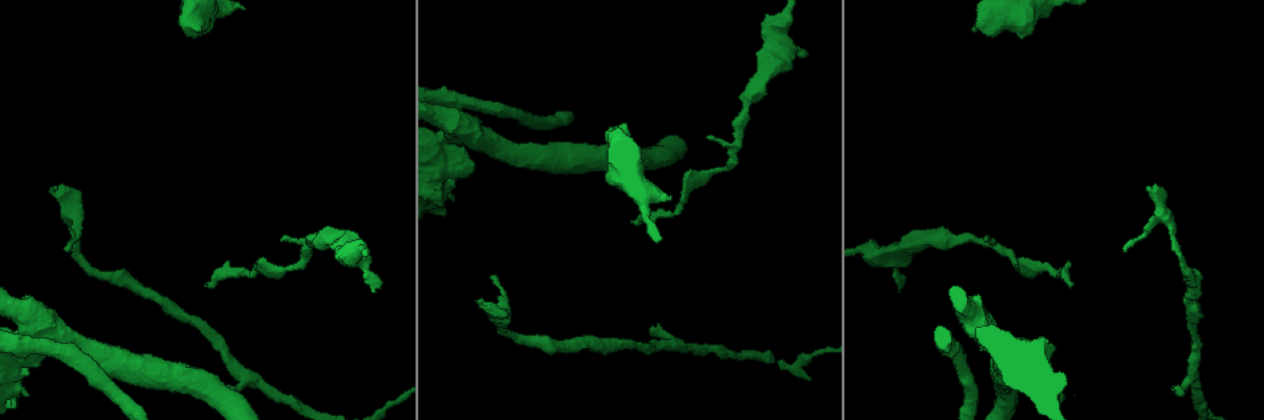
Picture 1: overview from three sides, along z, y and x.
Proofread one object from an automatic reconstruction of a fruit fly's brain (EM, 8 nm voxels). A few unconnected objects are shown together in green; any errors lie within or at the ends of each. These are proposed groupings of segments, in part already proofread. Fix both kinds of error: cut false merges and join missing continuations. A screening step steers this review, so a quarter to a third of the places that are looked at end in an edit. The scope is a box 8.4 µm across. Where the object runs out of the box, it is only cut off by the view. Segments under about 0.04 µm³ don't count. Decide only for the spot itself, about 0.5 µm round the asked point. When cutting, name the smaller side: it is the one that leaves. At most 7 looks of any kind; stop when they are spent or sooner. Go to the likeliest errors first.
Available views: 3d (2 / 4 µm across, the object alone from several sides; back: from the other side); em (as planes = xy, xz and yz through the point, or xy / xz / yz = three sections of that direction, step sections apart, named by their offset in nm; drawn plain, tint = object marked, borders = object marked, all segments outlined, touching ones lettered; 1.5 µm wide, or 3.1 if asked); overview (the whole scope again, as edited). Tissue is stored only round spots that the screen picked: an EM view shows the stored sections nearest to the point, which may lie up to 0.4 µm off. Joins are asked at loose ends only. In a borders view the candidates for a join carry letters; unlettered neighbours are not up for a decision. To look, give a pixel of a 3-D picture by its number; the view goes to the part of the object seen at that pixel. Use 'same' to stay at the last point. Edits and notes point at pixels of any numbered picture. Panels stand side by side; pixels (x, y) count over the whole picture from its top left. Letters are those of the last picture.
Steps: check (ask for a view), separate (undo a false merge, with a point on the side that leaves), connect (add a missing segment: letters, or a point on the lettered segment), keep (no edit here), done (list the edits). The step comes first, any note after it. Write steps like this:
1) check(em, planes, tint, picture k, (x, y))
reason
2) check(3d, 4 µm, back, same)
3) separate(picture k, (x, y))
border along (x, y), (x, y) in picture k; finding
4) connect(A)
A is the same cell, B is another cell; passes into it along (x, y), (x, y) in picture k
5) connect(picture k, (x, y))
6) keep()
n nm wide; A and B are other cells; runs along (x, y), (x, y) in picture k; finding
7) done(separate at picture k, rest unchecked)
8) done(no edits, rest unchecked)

check(3d, 2 µm, picture 1, (32, 332))
side arm on a straight run

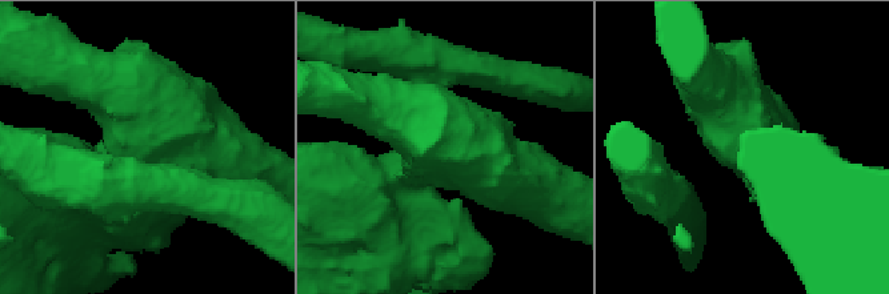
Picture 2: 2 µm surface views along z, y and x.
check(em, planes, borders, picture 2, (140, 139))
3 arms; arms of 380, 420, 500 nm; shape alone is not enough

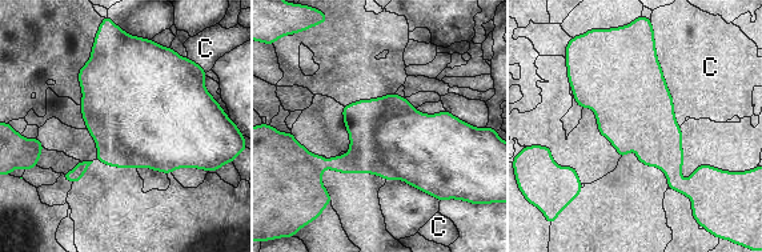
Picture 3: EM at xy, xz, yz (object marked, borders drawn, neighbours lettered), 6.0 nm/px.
separate(picture 3, (669, 139))
C is another cell; border along (678, 126), (658, 130), (656, 164) in picture 3; a second neuron is stuck on

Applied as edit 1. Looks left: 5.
check(overview)

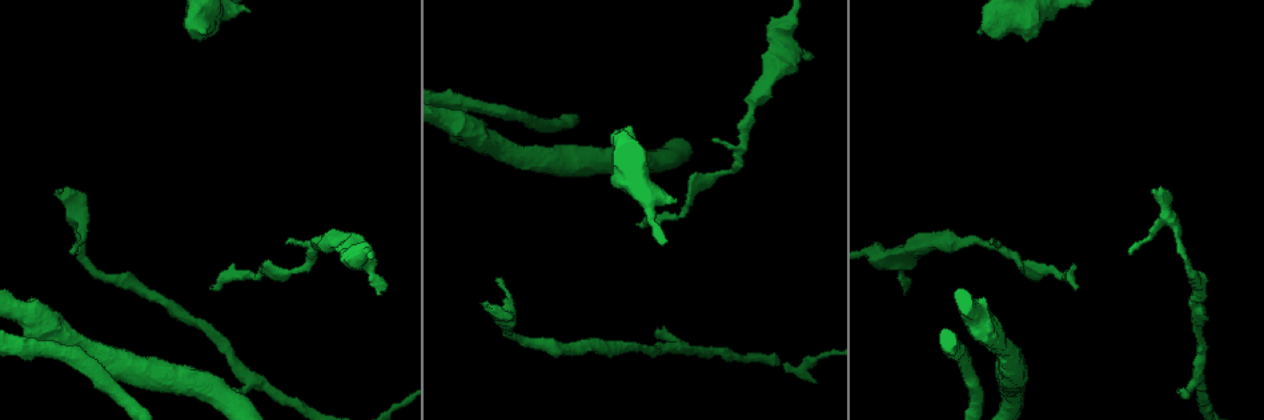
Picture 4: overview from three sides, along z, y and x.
check(em, xy, step 4, borders, picture 4, (1075, 286))
thin end

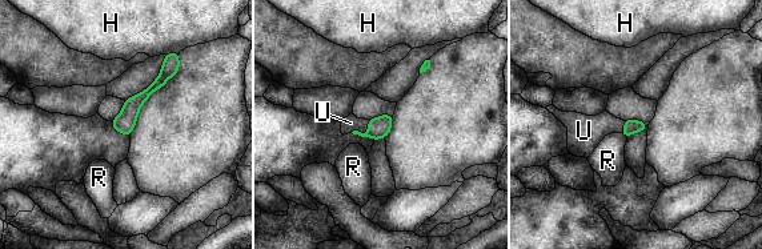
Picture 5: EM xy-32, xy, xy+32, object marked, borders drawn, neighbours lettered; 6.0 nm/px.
connect(U)
U is the same cell, H and R are other cells; the neuron continues

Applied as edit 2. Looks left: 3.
check(overview)
redraw

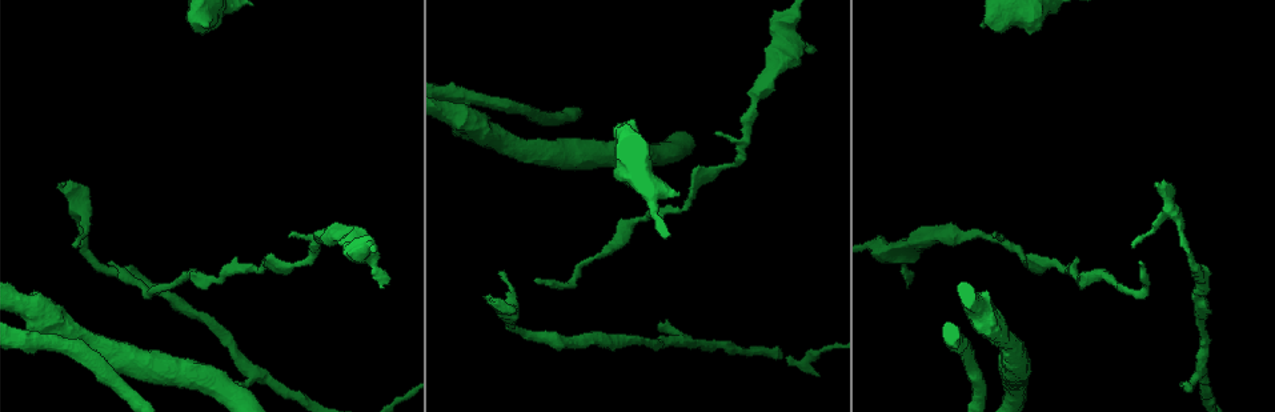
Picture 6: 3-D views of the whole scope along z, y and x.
check(3d, 4 µm, picture 6, (634, 119))
stops while still wide

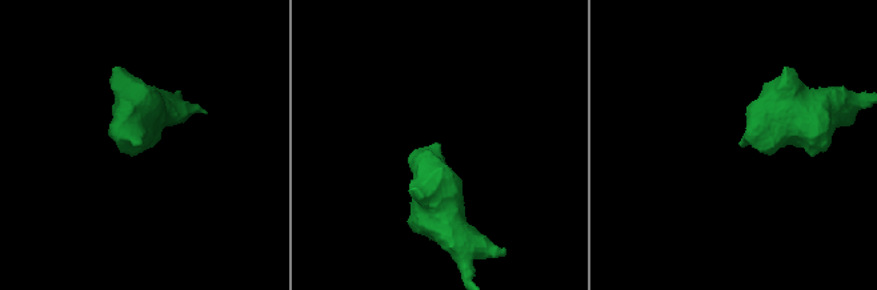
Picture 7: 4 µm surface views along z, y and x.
check(em, planes, borders, picture 7, (437, 146))
shape alone is not enough

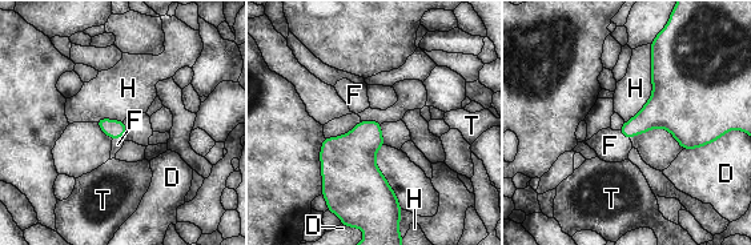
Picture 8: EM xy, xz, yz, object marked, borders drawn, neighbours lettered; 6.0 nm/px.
connect(F)
F is the same cell, D, H and T are other cells; passes into it along (658, 112), (623, 135), (610, 145) in picture 8; it goes on there

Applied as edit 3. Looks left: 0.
done(separate at picture 3, connect at picture 5, connect at picture 8, rest unchecked)

